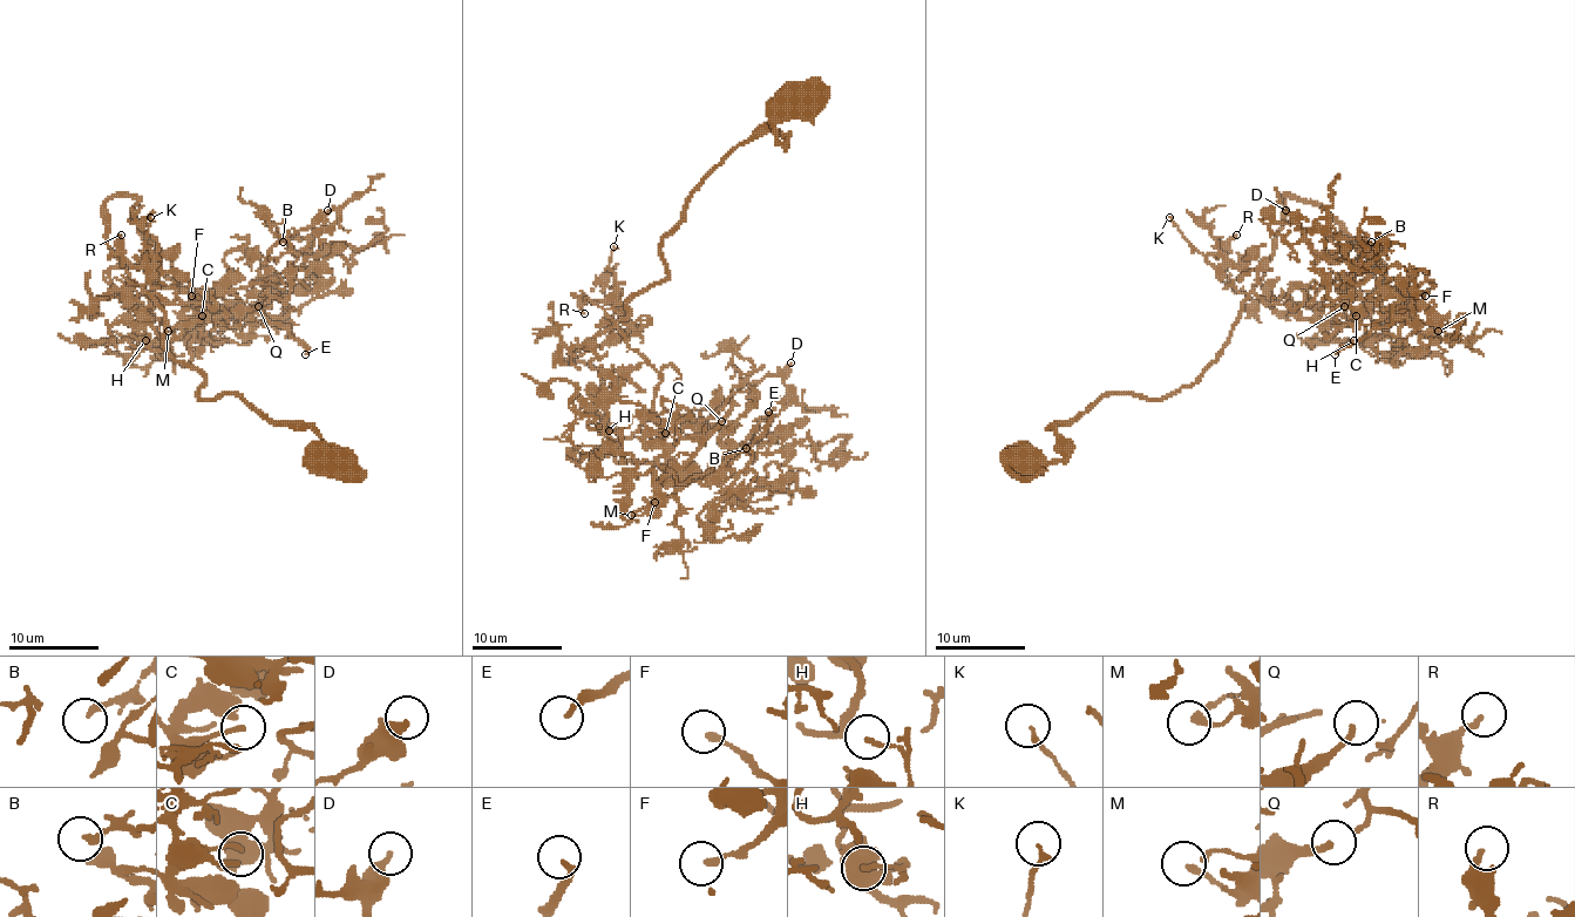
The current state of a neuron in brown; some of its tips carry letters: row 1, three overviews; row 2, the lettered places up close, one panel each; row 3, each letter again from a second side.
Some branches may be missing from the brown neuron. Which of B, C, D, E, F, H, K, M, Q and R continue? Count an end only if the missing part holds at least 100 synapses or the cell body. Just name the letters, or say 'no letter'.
no letter

